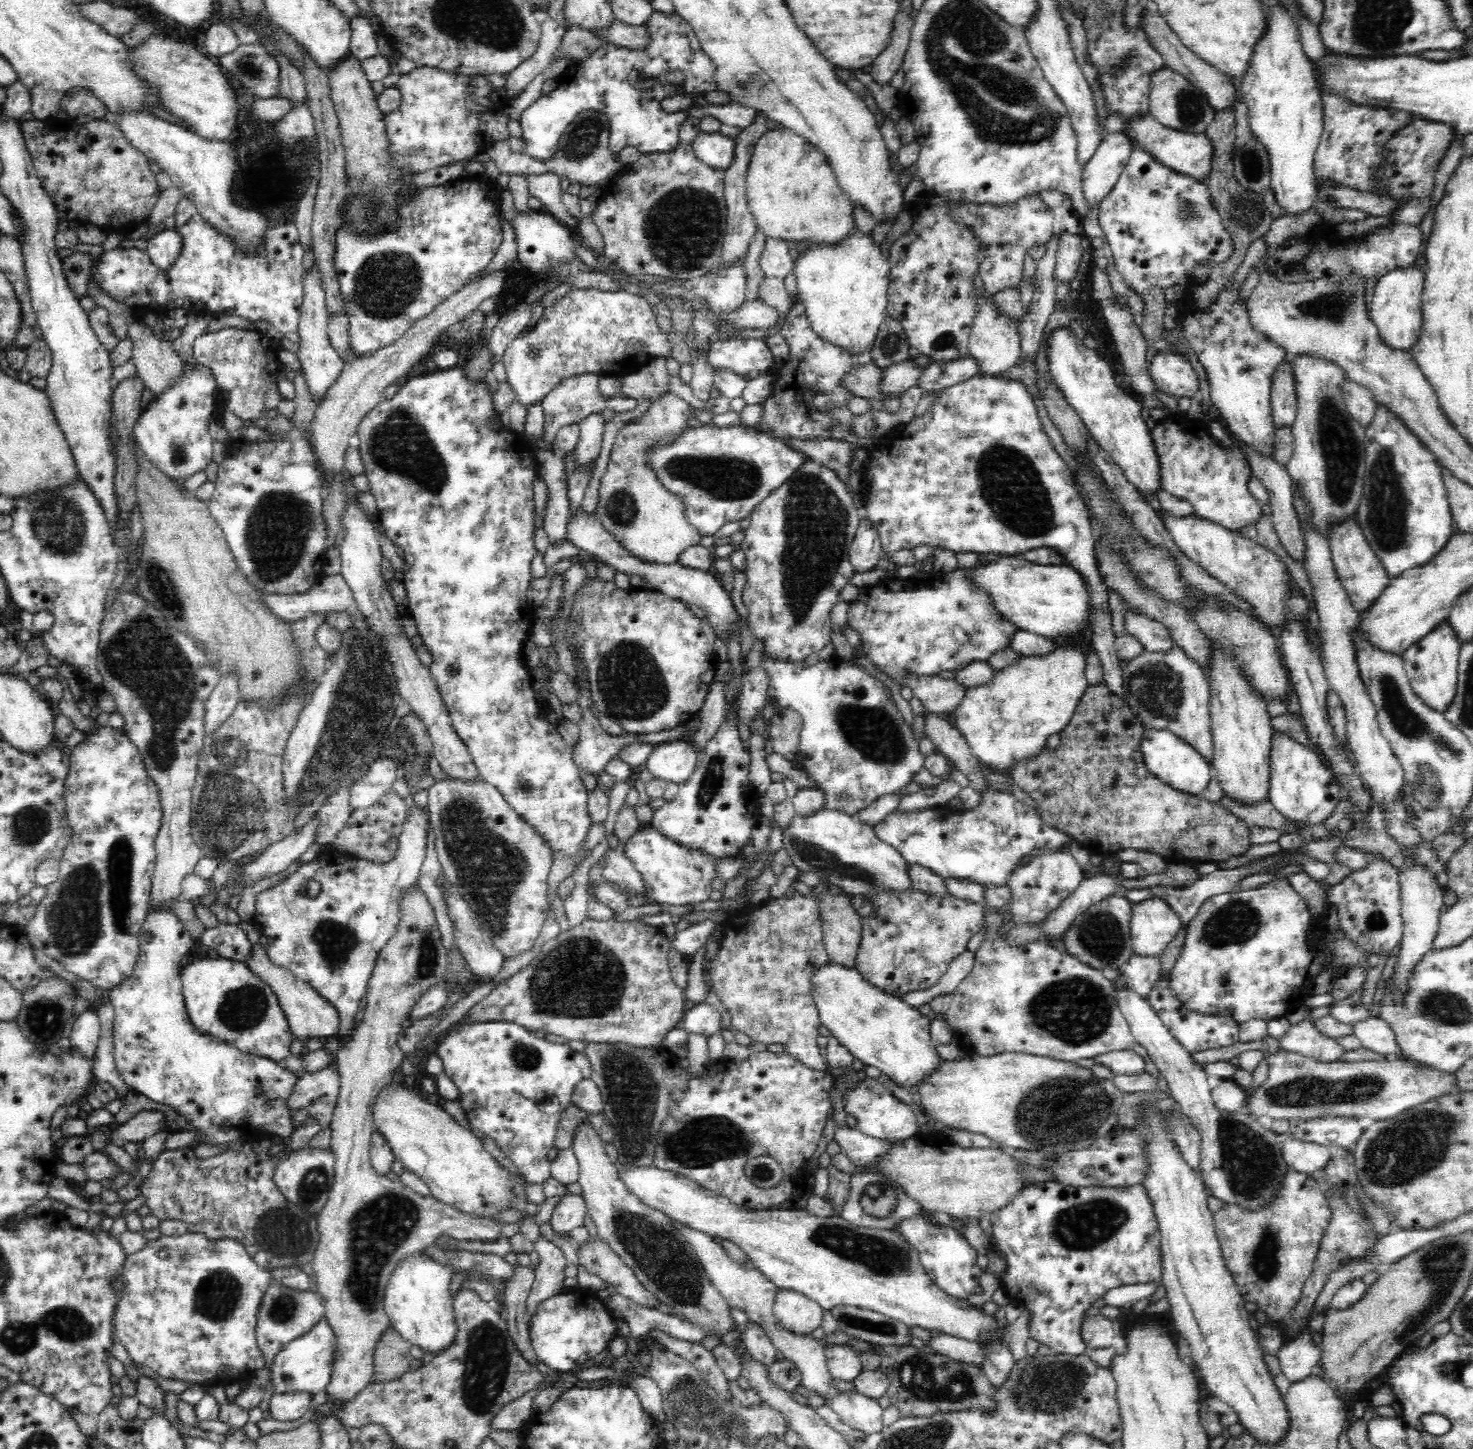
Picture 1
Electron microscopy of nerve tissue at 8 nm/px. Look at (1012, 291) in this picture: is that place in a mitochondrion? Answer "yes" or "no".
no

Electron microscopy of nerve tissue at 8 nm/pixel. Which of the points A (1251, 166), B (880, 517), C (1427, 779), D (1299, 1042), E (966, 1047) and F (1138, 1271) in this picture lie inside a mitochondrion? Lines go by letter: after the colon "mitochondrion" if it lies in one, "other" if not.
A: mitochondrion
B: other
C: mitochondrion
D: other
E: other
F: other

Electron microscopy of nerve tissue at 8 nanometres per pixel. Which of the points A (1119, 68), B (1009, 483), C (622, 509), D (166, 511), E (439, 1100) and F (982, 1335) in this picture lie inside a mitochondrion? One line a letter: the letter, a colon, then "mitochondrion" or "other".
A: mitochondrion
B: mitochondrion
C: mitochondrion
D: other
E: other
F: other

